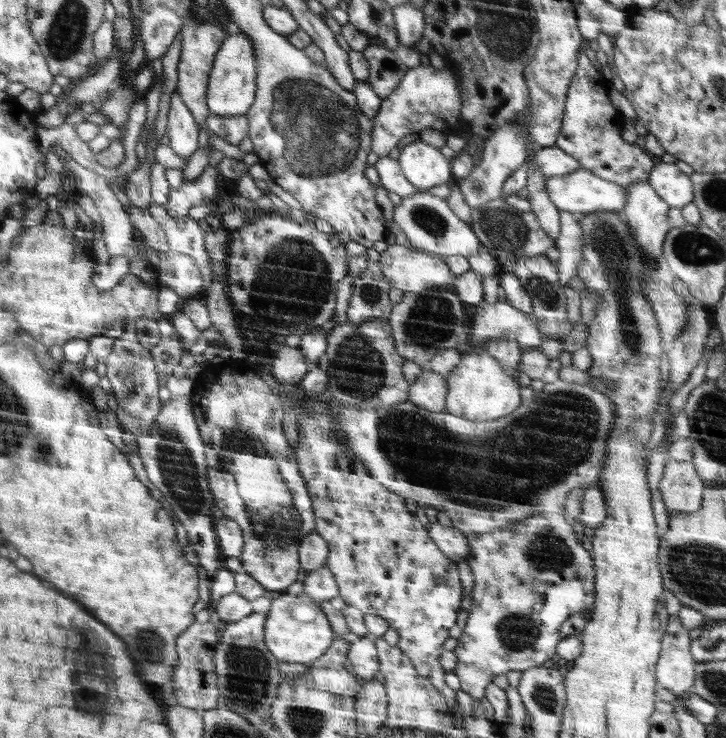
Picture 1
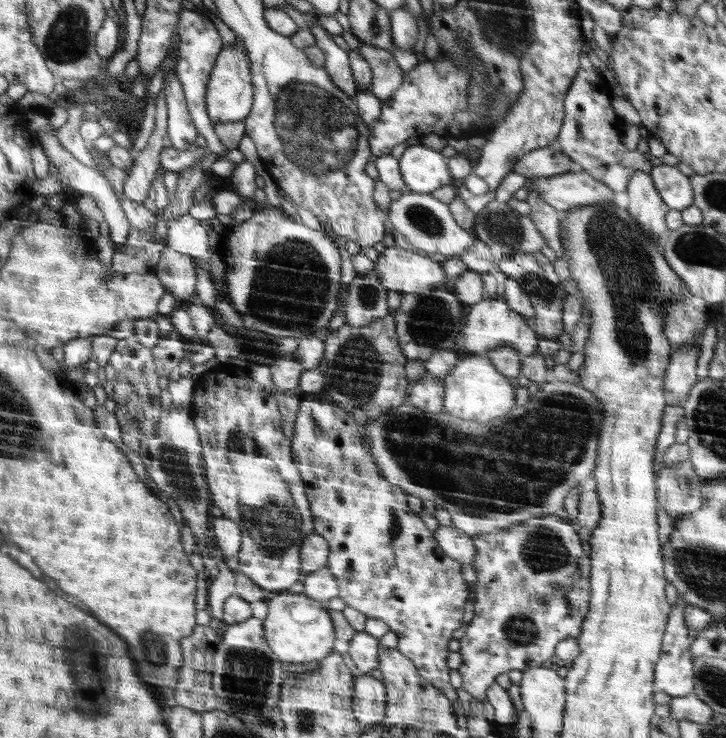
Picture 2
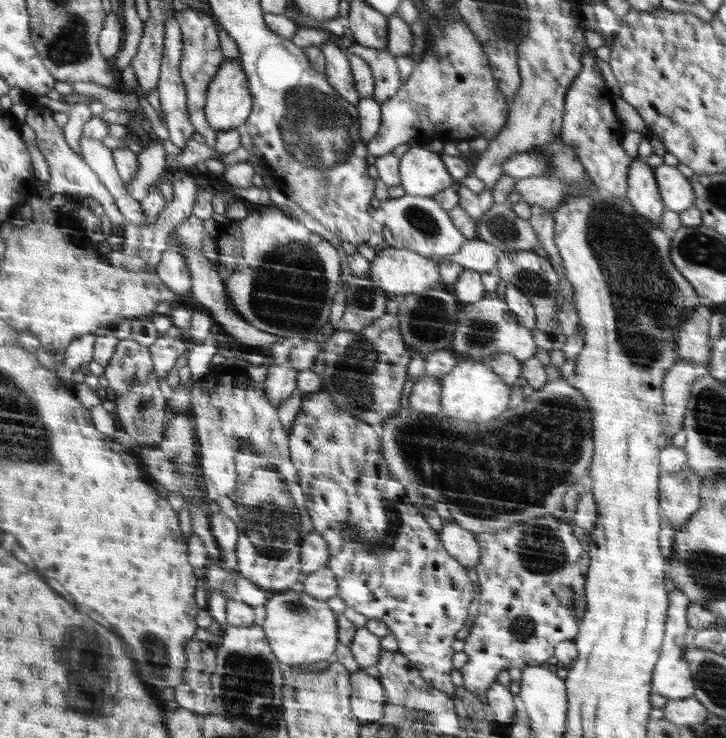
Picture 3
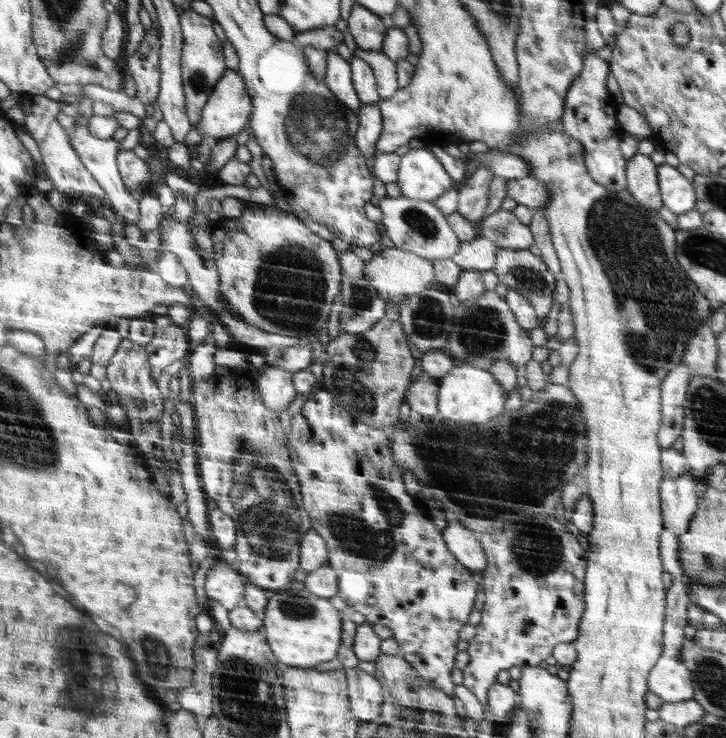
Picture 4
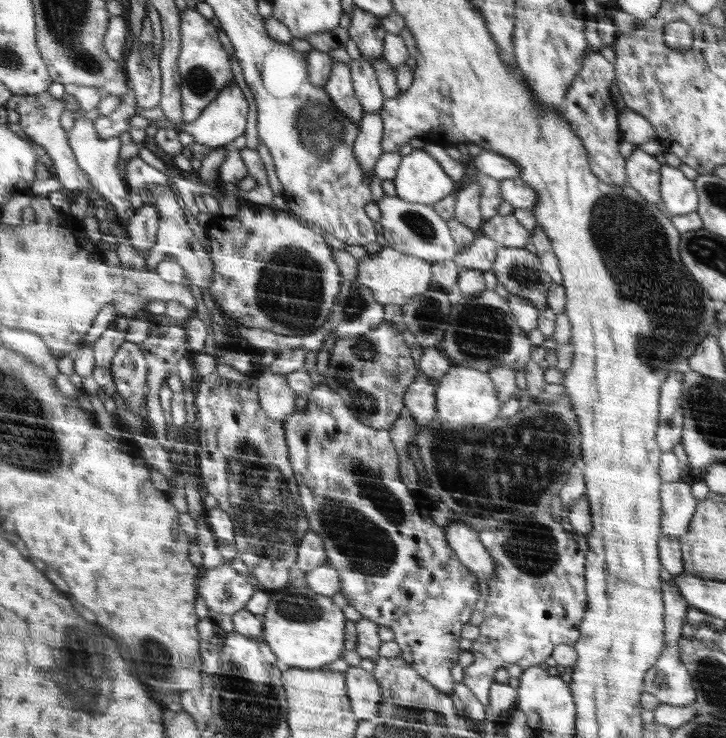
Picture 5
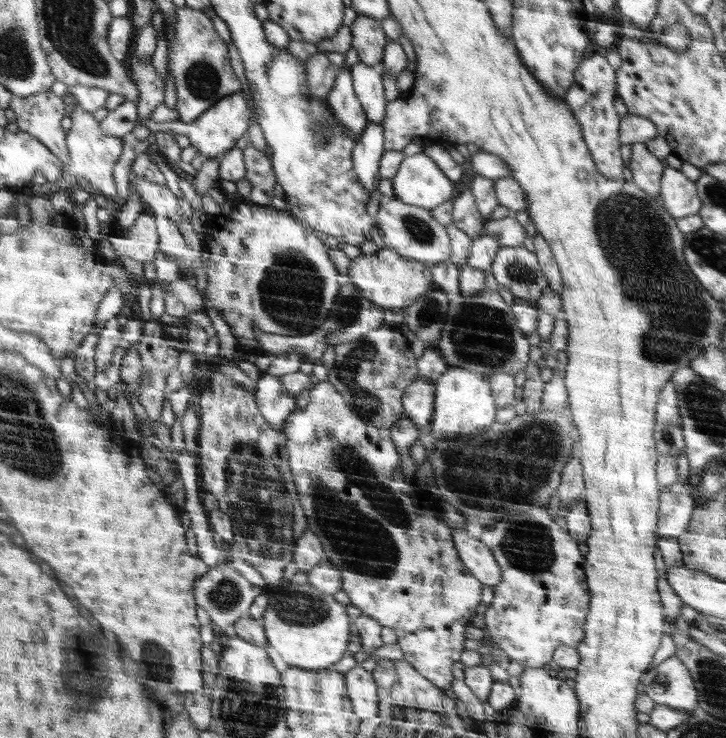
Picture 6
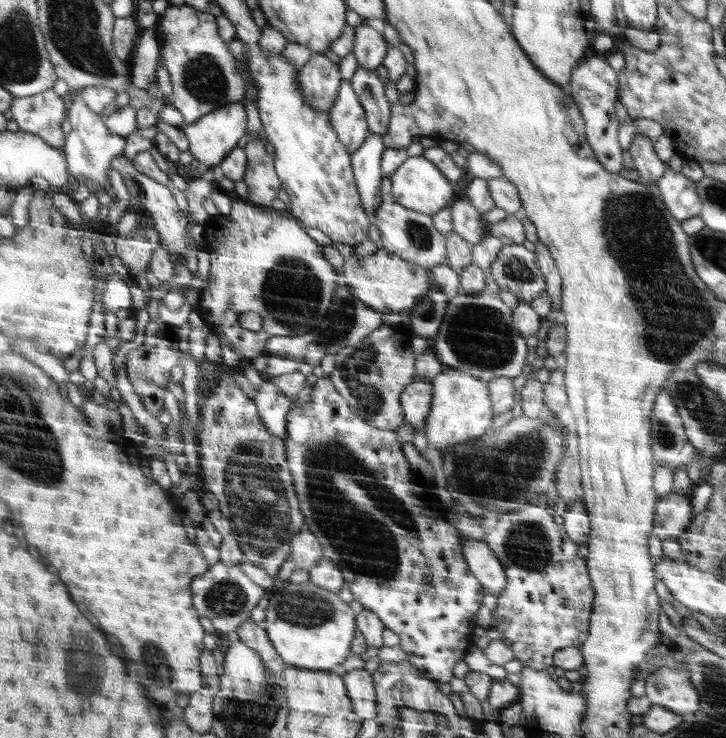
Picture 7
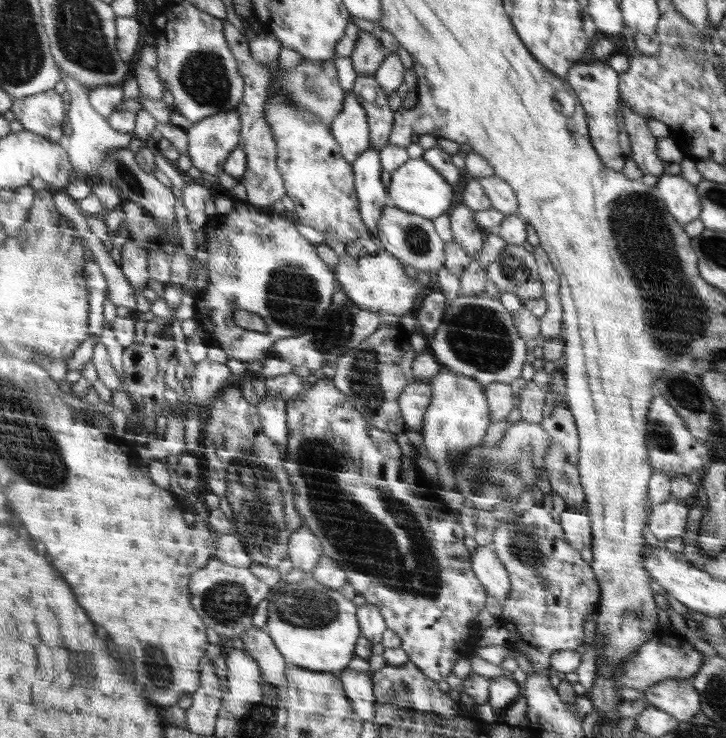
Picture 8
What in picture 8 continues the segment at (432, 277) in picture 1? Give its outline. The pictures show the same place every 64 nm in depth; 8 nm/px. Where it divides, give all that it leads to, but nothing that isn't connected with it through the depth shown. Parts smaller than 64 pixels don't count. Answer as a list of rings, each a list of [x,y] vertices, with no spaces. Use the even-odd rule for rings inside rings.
[[[384,249],[373,255],[353,257],[348,254],[340,256],[334,270],[338,284],[342,285],[340,290],[344,291],[361,308],[380,315],[411,314],[414,310],[413,304],[416,295],[421,293],[418,289],[418,279],[407,275],[406,268],[401,260]]]

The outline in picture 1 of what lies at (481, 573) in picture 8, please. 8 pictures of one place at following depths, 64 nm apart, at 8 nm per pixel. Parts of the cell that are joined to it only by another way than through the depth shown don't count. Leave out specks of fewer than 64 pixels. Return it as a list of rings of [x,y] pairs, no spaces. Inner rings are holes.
[[[430,523],[429,535],[442,552],[456,562],[467,560],[469,544],[467,535],[452,527]]]

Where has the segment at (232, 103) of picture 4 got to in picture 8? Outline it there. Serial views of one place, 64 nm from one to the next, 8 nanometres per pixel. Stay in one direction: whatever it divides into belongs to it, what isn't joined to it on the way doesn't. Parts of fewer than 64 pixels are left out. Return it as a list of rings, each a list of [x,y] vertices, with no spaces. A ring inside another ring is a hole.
[[[217,112],[216,115],[200,119],[186,130],[187,154],[192,164],[202,172],[215,175],[223,171],[226,159],[238,147],[241,139],[242,120],[239,112]]]

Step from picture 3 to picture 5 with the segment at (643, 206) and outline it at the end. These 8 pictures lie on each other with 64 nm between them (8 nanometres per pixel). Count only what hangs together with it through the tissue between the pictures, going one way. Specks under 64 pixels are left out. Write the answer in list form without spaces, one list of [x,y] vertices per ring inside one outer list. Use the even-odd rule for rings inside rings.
[[[639,148],[626,163],[629,185],[650,204],[661,203],[661,166],[654,155],[646,154]]]

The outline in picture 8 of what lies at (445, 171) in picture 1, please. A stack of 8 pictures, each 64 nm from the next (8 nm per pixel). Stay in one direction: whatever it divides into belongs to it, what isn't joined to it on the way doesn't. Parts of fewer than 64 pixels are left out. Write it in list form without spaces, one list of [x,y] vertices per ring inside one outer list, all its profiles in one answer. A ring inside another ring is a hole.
[[[409,158],[400,168],[391,173],[387,196],[389,203],[396,208],[432,220],[441,214],[448,213],[452,206],[452,186],[449,181],[423,158]]]

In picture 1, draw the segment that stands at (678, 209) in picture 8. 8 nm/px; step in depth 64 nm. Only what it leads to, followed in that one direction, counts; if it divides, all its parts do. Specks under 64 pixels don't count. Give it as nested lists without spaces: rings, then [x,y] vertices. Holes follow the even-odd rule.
[[[661,161],[654,165],[648,181],[657,191],[658,196],[672,208],[681,209],[696,198],[692,177],[682,173],[675,163]]]

